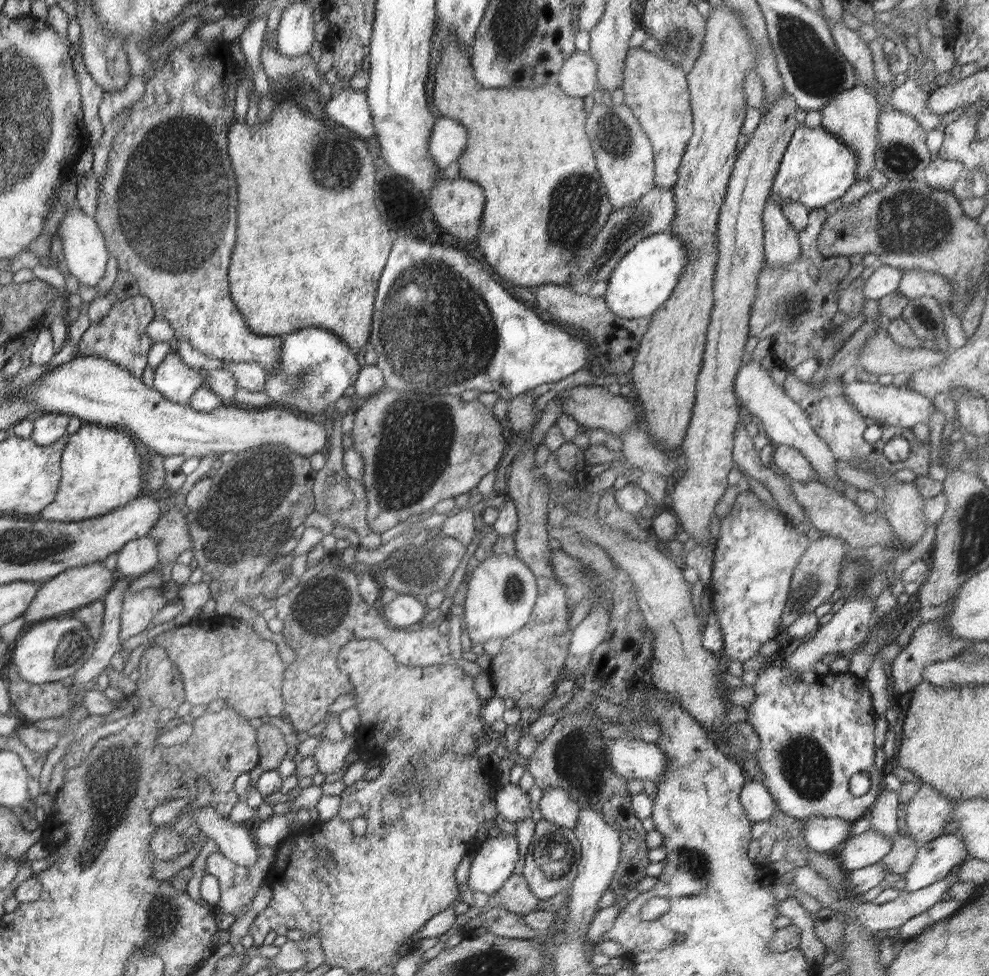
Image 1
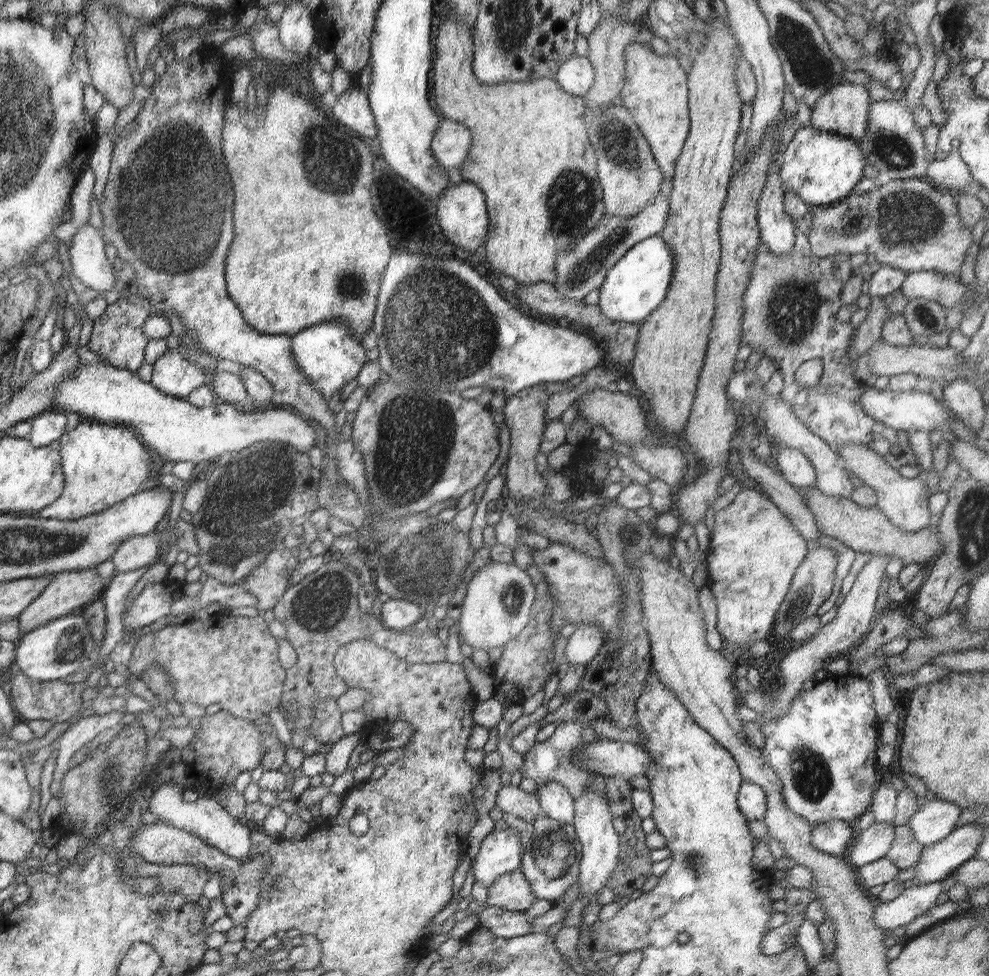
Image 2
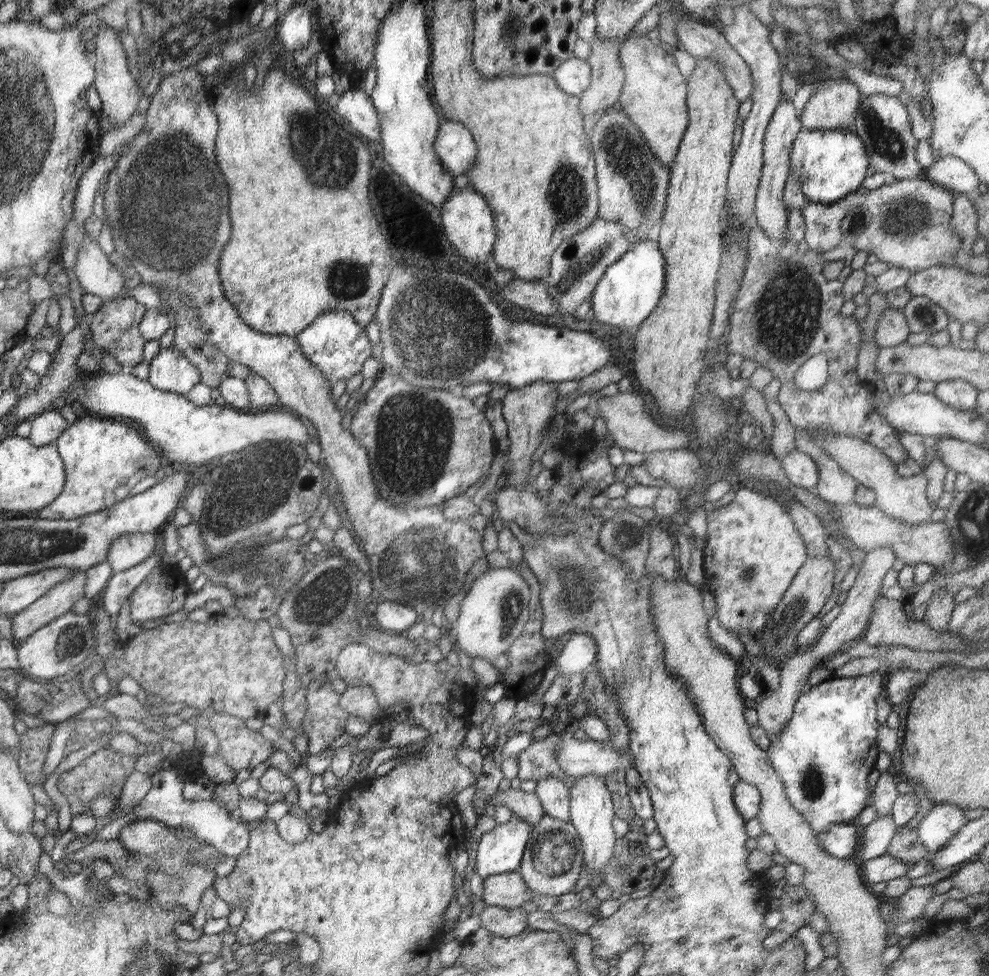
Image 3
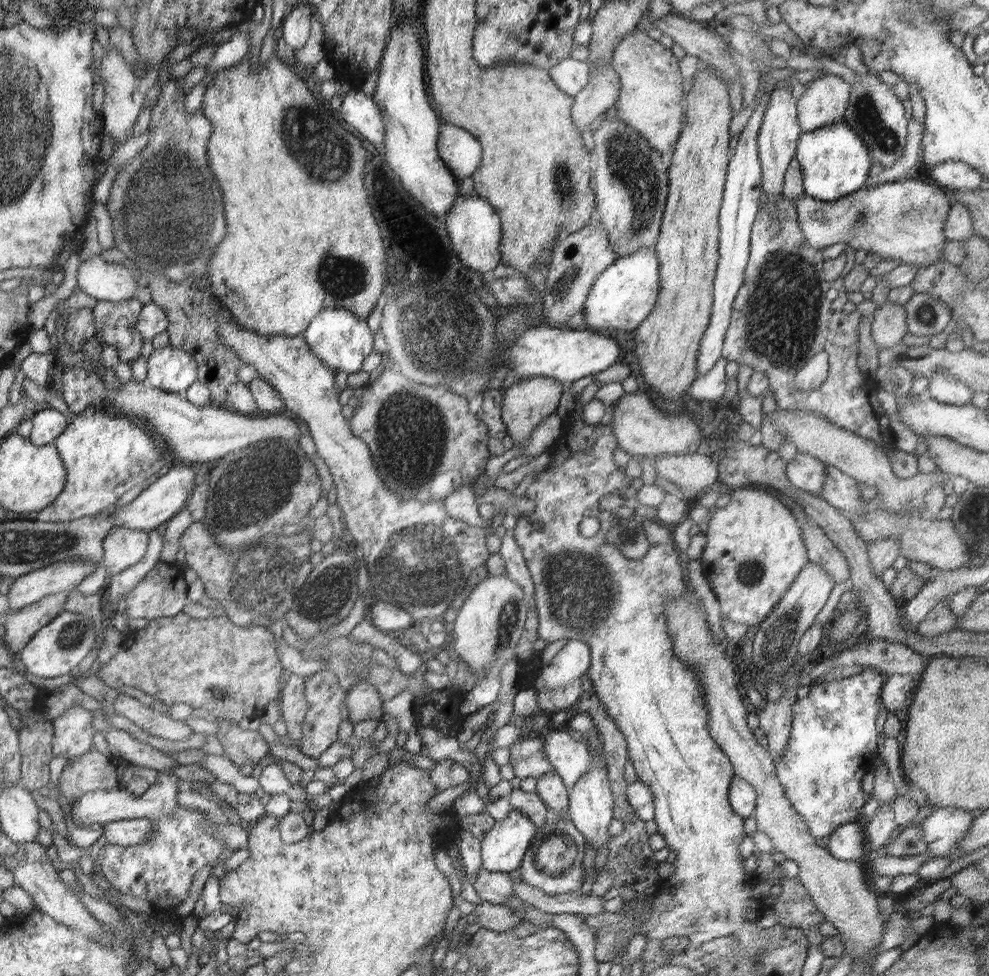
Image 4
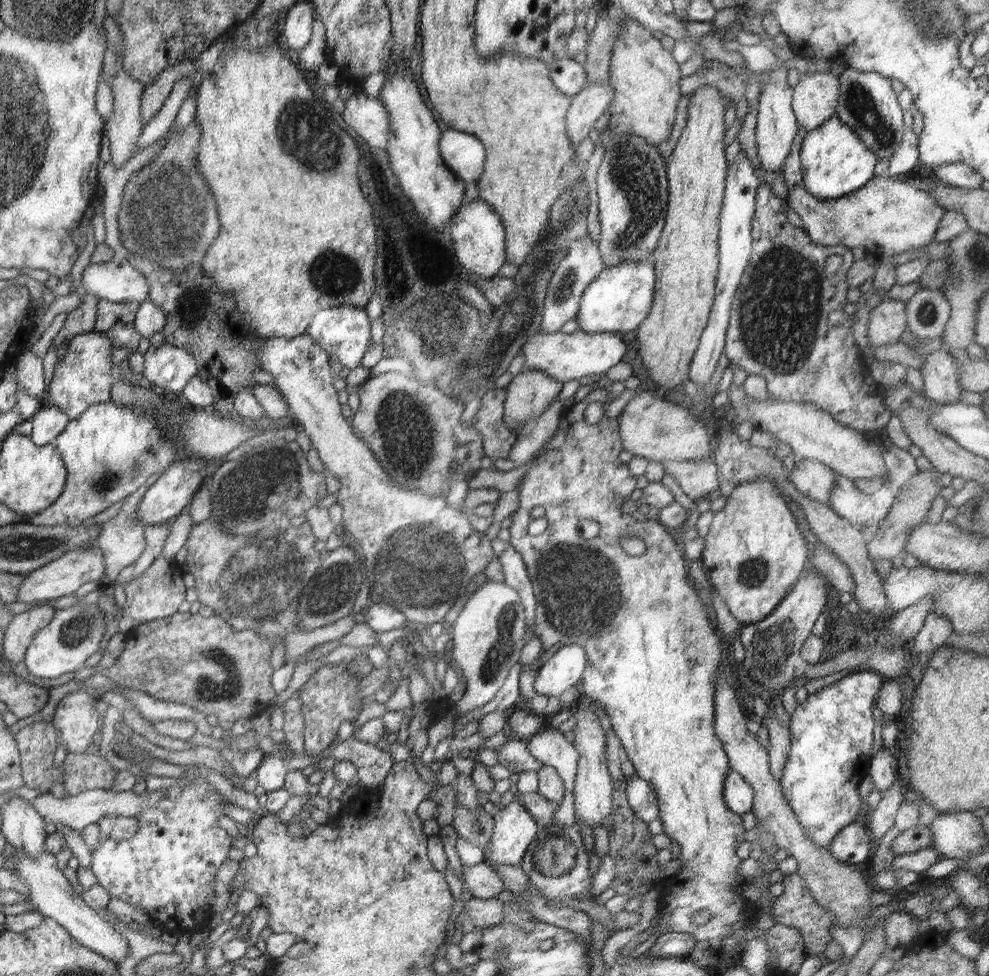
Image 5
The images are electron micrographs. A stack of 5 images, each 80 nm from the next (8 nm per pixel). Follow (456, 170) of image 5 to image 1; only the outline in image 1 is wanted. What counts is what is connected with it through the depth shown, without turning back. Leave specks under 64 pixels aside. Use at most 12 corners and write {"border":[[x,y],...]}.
{"border":[[435,120],[428,150],[440,168],[460,158],[467,141],[464,126]]}

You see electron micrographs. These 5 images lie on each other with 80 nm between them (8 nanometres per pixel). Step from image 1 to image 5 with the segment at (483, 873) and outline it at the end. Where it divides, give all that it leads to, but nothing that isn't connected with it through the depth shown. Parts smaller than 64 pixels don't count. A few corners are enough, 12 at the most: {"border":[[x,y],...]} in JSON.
{"border":[[520,799],[493,819],[486,863],[520,865],[542,828]]}

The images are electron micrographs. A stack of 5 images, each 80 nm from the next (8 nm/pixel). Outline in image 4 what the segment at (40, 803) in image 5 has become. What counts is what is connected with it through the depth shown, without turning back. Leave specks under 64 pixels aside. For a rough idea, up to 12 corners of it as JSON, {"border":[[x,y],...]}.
{"border":[[158,772],[140,796],[96,789],[71,804],[74,824],[172,816],[180,779]]}

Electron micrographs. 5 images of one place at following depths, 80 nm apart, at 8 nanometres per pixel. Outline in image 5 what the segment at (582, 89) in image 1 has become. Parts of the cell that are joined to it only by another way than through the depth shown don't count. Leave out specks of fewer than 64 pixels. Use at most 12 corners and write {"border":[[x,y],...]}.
{"border":[[573,58],[552,64],[556,89],[575,97],[588,84],[584,66]]}

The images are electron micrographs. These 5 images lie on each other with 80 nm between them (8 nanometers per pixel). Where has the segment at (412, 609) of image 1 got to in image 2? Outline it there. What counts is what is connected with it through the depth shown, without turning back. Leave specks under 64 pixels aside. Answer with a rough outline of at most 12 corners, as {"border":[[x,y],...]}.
{"border":[[389,599],[376,607],[392,631],[413,629],[420,604]]}

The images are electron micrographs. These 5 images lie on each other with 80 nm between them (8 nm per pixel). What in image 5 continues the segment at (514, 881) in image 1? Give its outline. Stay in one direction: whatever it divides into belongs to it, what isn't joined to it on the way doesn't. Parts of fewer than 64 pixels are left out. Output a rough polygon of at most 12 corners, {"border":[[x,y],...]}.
{"border":[[485,861],[463,864],[461,880],[470,896],[498,898],[502,879]]}

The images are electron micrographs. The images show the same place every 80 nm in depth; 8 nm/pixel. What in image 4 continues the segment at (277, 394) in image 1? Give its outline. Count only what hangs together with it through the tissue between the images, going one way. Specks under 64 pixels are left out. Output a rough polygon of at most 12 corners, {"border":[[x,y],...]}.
{"border":[[325,308],[302,334],[333,370],[352,374],[372,348],[354,311]]}

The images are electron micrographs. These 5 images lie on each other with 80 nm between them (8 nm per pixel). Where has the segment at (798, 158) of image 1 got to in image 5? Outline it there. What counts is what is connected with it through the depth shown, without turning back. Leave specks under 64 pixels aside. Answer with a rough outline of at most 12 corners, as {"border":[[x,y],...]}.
{"border":[[837,115],[807,131],[802,184],[821,199],[862,188],[876,154]]}

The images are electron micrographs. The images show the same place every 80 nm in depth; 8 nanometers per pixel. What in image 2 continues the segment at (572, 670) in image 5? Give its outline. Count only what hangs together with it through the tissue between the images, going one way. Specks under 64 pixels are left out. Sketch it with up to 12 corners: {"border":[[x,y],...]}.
{"border":[[580,625],[568,640],[565,662],[589,663],[604,645],[598,625]]}

